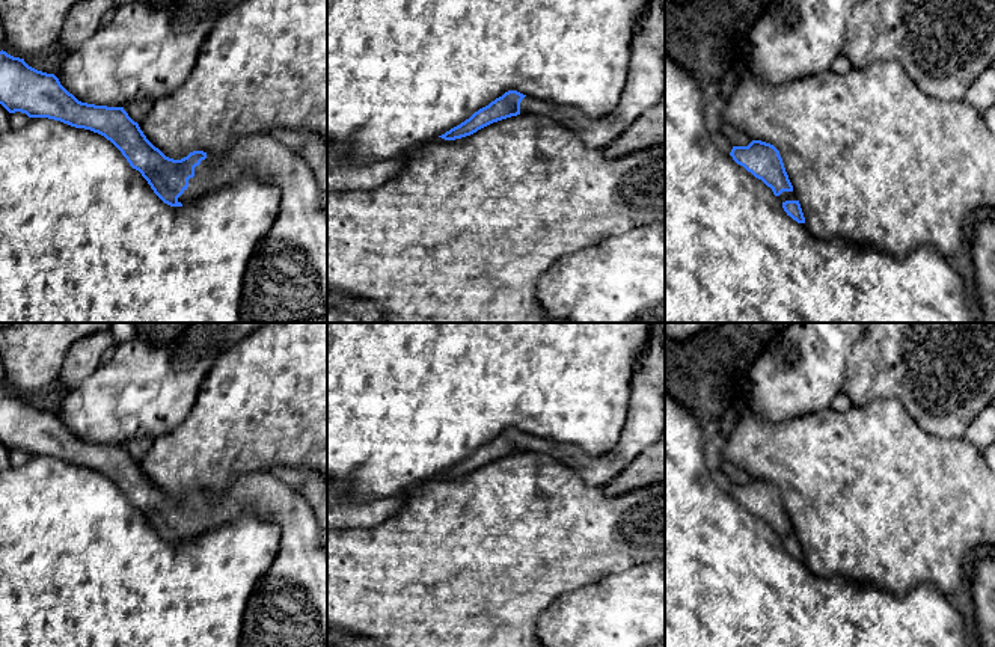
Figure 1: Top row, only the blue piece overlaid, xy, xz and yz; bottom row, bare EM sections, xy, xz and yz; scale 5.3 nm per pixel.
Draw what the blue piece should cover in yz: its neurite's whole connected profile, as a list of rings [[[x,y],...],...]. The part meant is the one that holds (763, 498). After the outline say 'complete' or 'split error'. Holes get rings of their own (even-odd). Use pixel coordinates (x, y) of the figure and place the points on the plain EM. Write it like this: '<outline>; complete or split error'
[[[752,478],[748,484],[733,484],[733,498],[772,526],[784,549],[798,561],[805,561],[801,541],[785,510],[779,489],[766,480]]]; split error

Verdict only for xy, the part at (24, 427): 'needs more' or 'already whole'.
needs more

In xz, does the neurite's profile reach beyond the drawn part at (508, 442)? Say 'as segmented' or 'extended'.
extended

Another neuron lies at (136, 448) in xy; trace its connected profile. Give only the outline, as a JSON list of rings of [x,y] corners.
[[[133,439],[124,445],[128,454],[140,461],[143,454],[149,449],[152,440],[151,439]]]

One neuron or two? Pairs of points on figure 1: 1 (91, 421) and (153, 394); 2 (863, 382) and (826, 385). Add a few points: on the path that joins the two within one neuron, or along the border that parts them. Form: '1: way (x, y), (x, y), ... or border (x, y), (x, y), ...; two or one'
1: way (106, 407), (137, 394); one
2: border (852, 349), (840, 391); two

